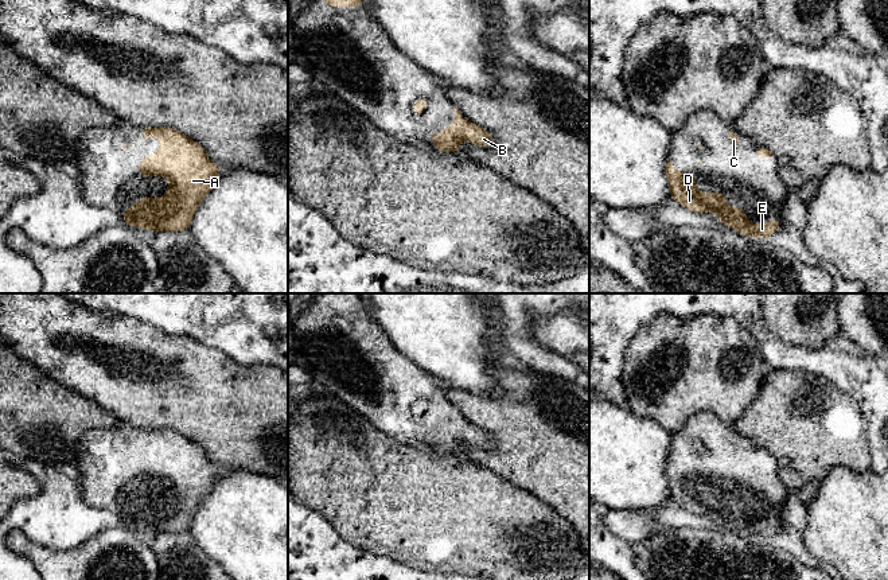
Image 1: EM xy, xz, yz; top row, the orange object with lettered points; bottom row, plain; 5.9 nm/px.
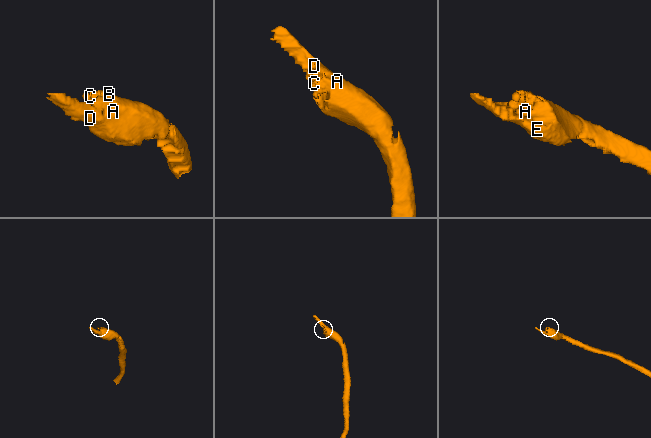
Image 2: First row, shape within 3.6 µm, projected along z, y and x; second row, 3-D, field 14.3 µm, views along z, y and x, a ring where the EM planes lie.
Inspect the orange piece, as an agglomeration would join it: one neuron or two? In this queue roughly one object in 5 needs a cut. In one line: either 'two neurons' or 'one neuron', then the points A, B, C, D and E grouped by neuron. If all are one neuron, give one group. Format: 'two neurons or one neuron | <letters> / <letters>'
one neuron | A B C D E

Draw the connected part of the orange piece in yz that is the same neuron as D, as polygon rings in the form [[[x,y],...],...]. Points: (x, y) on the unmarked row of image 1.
[[[666,463],[666,476],[673,502],[681,505],[688,513],[714,514],[723,526],[733,529],[745,538],[768,540],[782,528],[780,521],[755,526],[745,519],[743,509],[727,509],[724,494],[697,494],[694,475],[678,475],[671,463]]]

